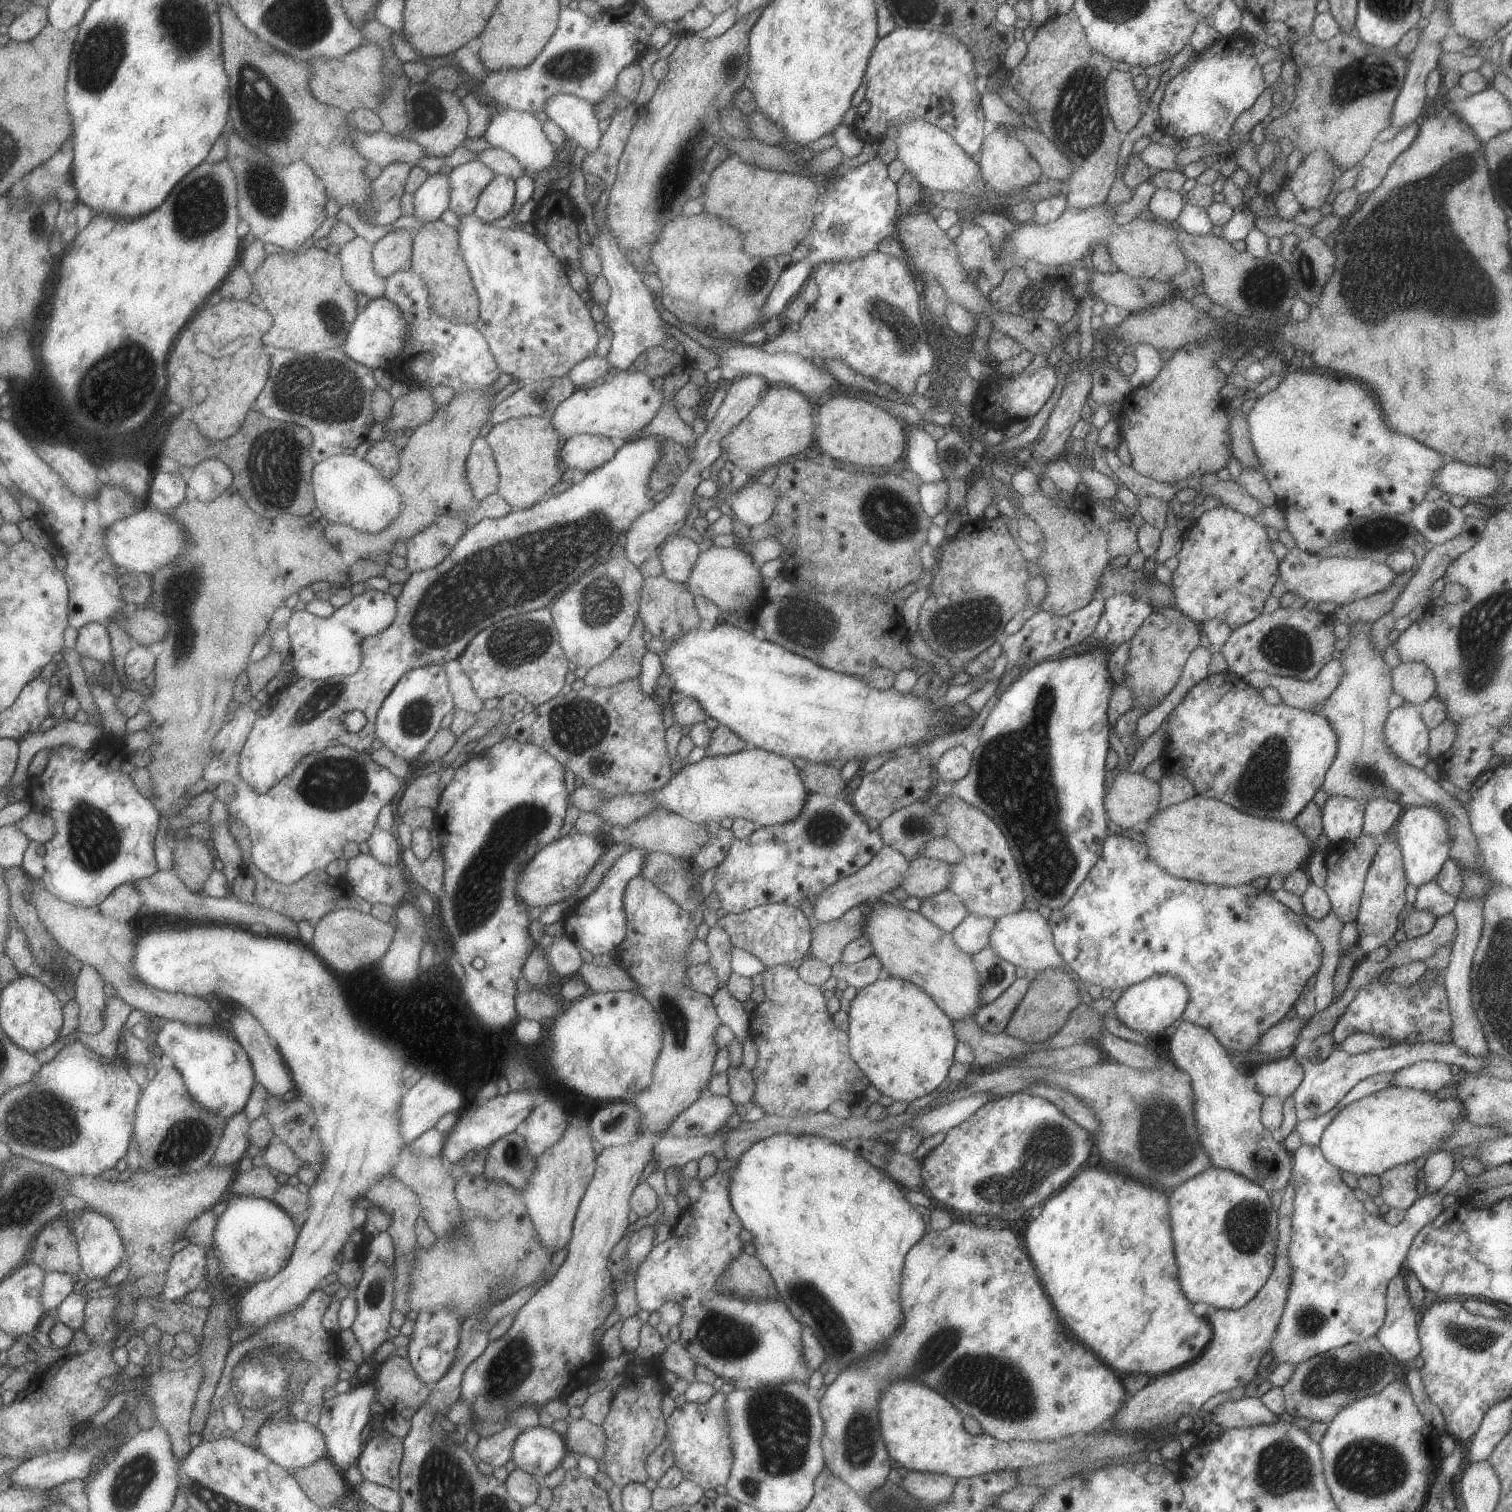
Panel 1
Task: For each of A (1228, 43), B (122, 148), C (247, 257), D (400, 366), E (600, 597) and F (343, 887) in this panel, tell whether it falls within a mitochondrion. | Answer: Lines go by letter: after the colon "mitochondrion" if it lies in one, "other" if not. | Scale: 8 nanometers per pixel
A: other
B: other
C: other
D: other
E: mitochondrion
F: other

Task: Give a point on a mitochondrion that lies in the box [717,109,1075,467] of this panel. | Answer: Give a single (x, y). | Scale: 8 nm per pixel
(883, 314)

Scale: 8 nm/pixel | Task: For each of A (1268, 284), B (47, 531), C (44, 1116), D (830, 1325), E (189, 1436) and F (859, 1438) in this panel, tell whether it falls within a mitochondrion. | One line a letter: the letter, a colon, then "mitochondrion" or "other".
A: mitochondrion
B: other
C: mitochondrion
D: mitochondrion
E: other
F: mitochondrion

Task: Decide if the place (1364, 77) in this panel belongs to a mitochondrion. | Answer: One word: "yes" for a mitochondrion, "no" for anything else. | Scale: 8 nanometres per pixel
yes

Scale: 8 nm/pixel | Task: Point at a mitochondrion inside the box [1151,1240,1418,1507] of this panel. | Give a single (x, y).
(1370, 1468)

